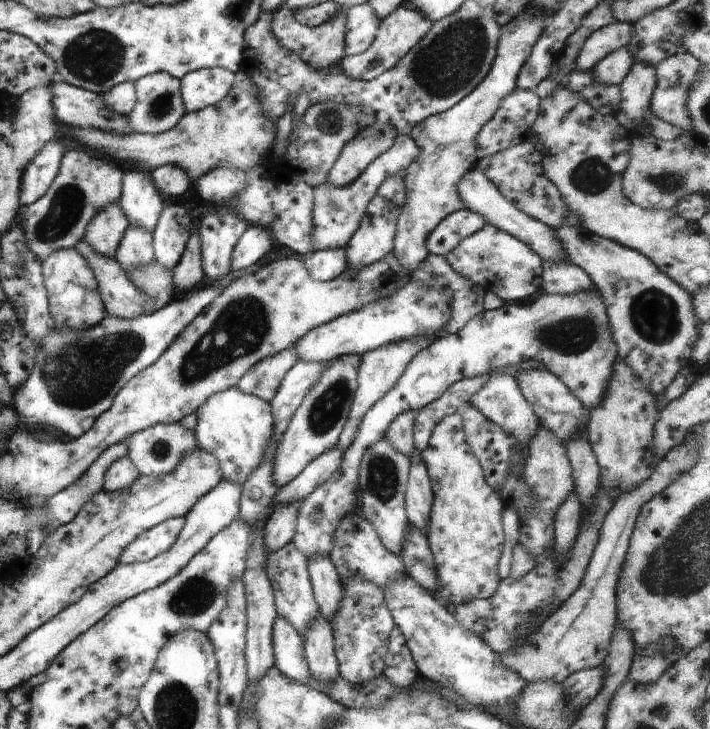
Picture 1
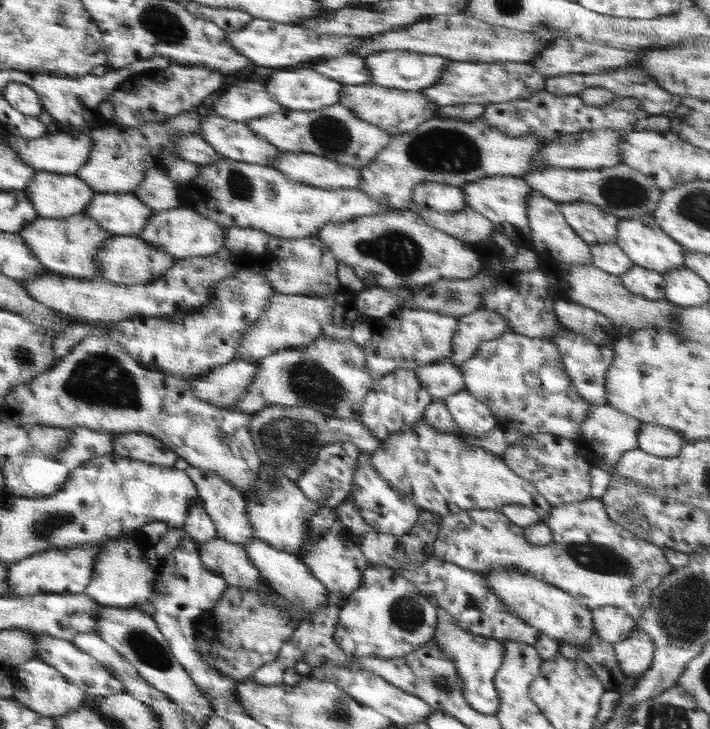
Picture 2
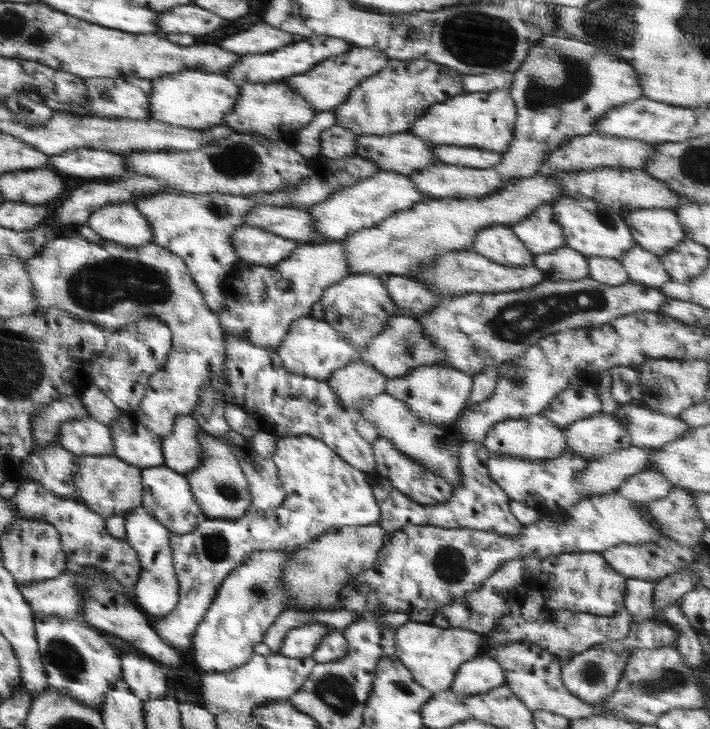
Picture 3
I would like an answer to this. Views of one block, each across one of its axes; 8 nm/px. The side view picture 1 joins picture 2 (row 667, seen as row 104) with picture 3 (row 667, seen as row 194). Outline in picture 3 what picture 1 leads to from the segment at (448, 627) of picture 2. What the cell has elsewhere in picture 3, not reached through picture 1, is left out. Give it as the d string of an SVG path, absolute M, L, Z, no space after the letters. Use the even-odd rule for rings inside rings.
M405 622L395 631L396 660L409 670L418 685L433 694L451 689L458 669L483 653L484 636L473 630L448 627L441 629L431 622Z

